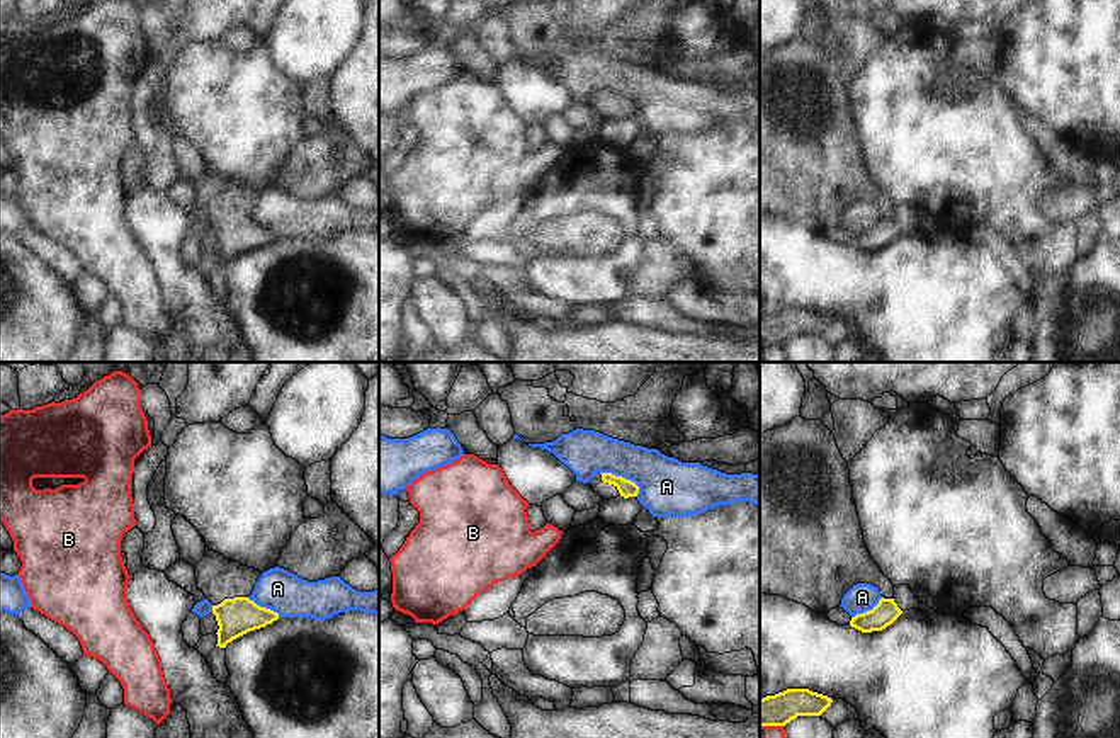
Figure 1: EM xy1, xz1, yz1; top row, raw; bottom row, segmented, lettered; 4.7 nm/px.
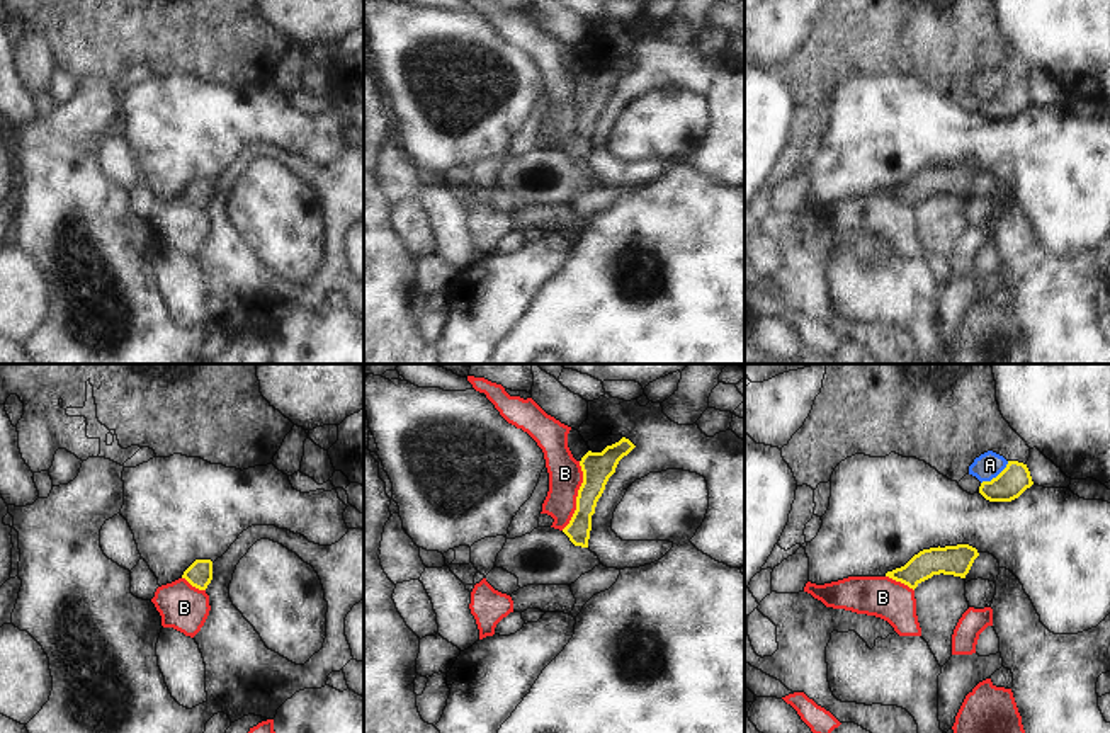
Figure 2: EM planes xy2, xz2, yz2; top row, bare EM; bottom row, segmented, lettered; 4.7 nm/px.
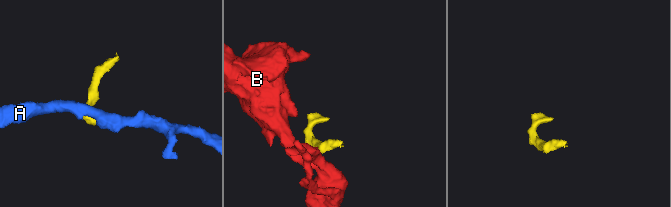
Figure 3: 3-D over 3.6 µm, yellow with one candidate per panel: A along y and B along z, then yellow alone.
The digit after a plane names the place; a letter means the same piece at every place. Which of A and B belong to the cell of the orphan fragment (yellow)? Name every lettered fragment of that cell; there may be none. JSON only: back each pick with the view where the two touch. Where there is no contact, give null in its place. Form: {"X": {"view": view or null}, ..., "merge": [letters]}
{"merge": []}

